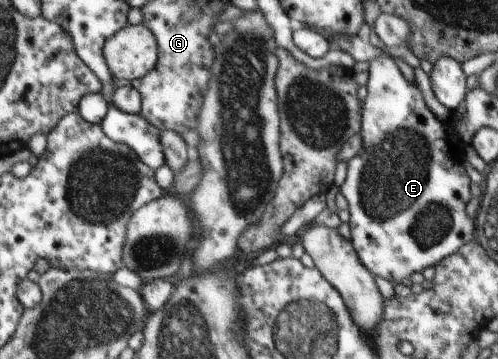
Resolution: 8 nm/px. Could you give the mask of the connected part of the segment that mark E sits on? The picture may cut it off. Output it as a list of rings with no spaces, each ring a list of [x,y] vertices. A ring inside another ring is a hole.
[[[388,55],[378,56],[369,63],[369,78],[367,83],[367,96],[364,100],[364,108],[361,112],[360,136],[362,136],[362,150],[356,156],[353,156],[348,162],[348,172],[344,184],[339,186],[339,192],[348,201],[348,210],[350,212],[350,238],[354,250],[357,252],[362,264],[373,274],[388,280],[388,282],[402,282],[404,278],[409,278],[413,272],[422,272],[428,266],[434,266],[441,260],[448,258],[451,254],[458,252],[464,244],[473,240],[475,235],[475,218],[471,218],[466,213],[466,204],[471,198],[470,177],[464,169],[463,159],[465,146],[459,140],[453,143],[450,137],[450,130],[446,128],[444,121],[441,121],[430,111],[426,105],[422,92],[417,84],[410,84],[407,77],[402,74],[400,68],[394,59]]]

